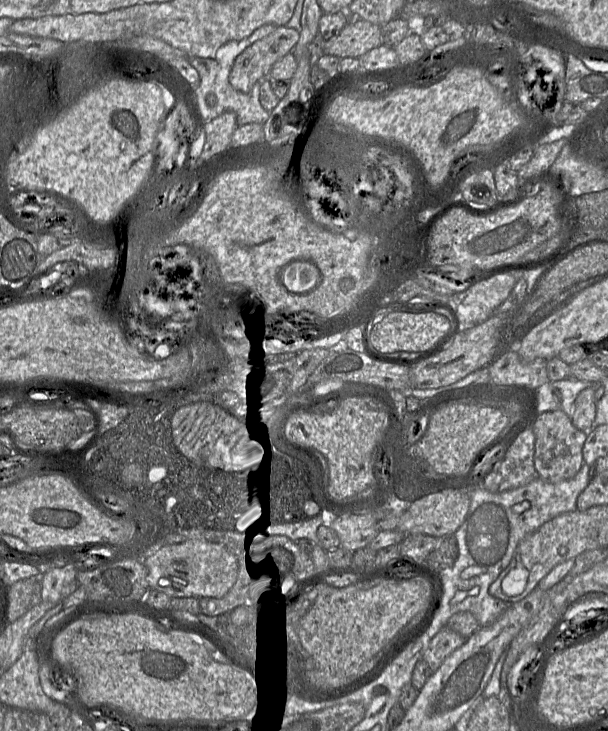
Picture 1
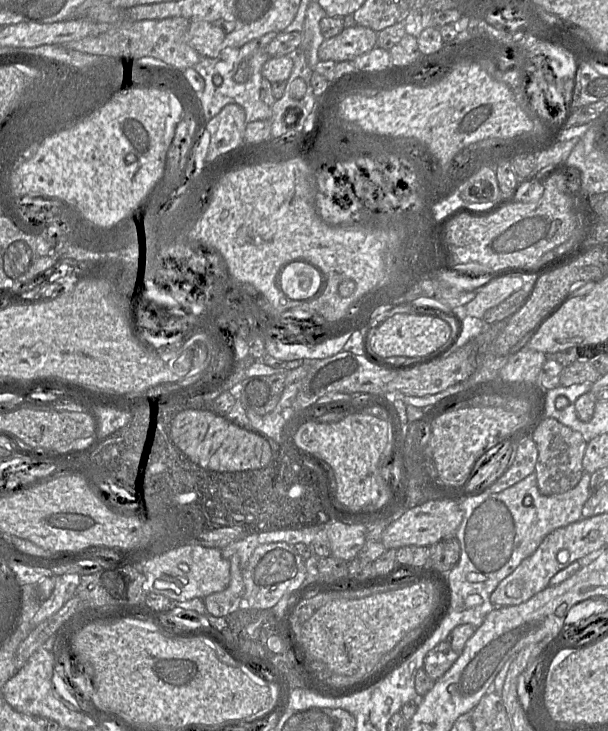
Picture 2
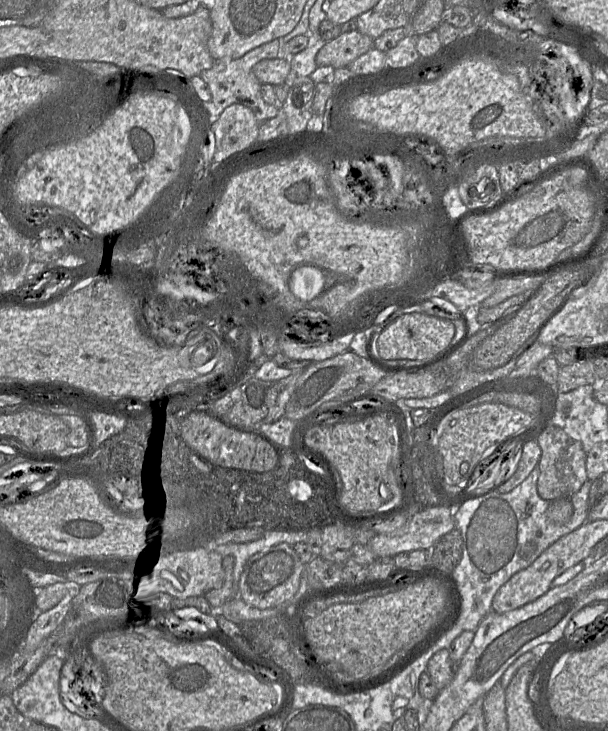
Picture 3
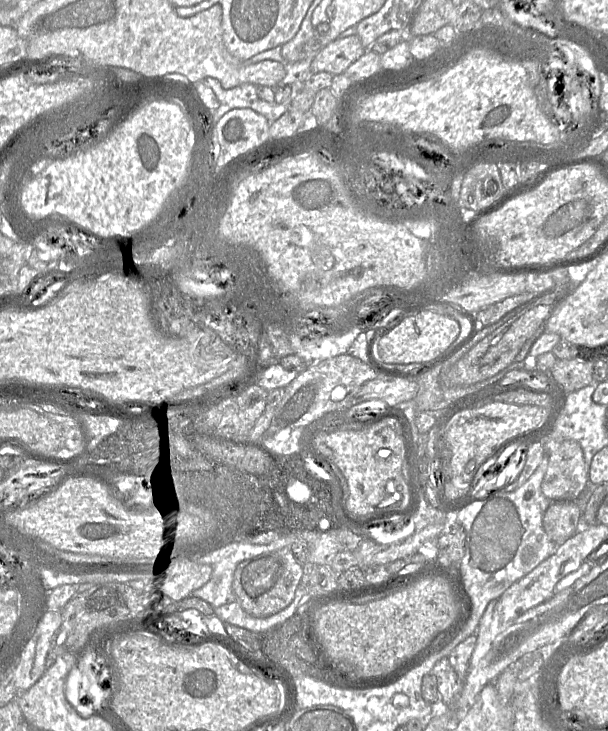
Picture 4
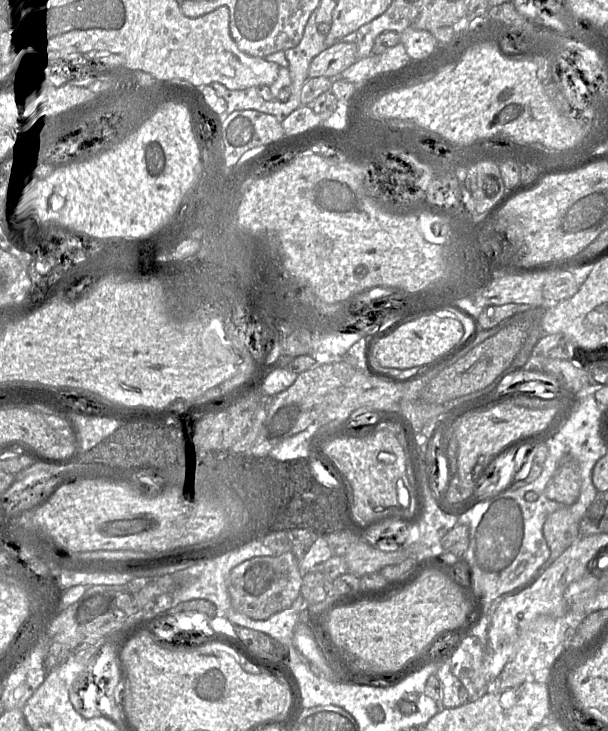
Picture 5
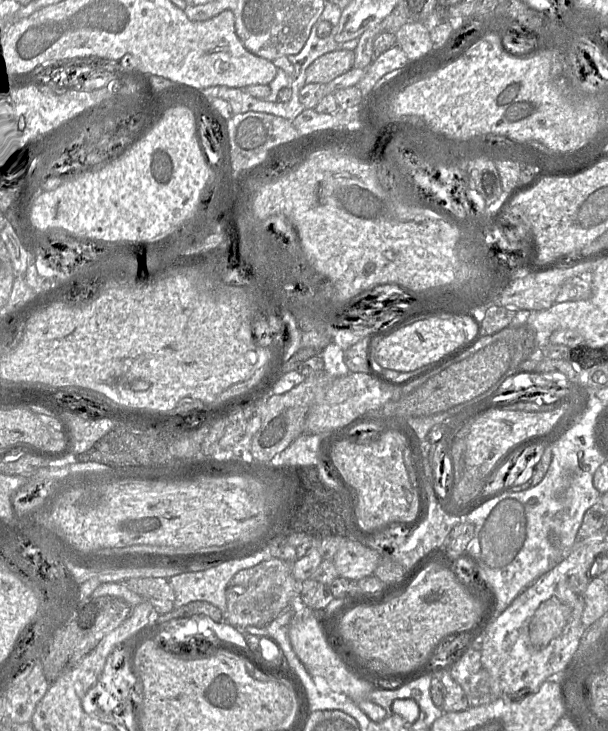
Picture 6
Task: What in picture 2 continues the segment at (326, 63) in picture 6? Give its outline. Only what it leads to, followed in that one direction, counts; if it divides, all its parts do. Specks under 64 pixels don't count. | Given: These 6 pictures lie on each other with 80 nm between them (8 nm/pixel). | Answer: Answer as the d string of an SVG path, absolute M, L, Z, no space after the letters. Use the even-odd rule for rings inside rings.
M355 25L344 28L341 33L324 39L318 49L318 59L335 62L353 60L376 46L377 32L371 28Z

